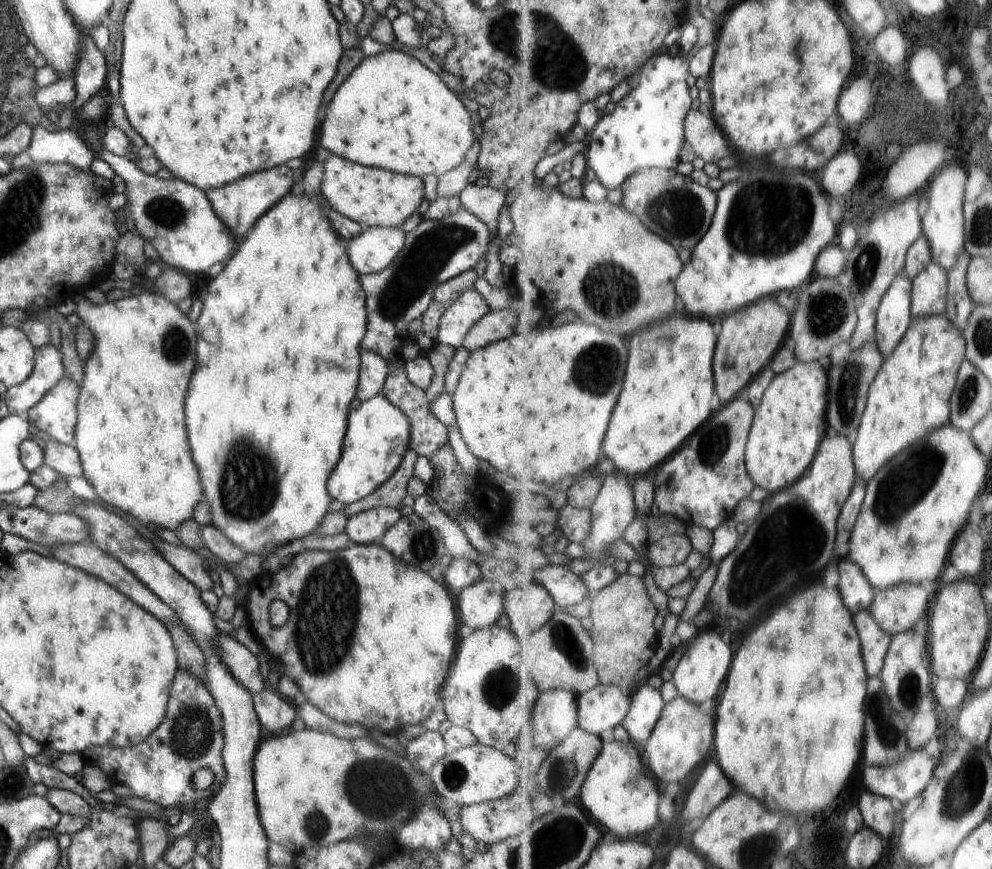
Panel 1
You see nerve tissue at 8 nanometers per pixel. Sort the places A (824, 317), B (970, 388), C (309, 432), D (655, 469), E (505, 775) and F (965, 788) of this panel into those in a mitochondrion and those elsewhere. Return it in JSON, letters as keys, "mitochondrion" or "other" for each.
{"A":"mitochondrion","B":"mitochondrion","C":"other","D":"other","E":"other","F":"mitochondrion"}

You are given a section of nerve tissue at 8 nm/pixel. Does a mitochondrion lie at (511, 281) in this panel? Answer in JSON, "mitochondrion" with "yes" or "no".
{"mitochondrion":"no"}

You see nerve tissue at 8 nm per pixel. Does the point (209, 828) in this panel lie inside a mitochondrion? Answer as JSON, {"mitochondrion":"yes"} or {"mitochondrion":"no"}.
{"mitochondrion":"no"}

